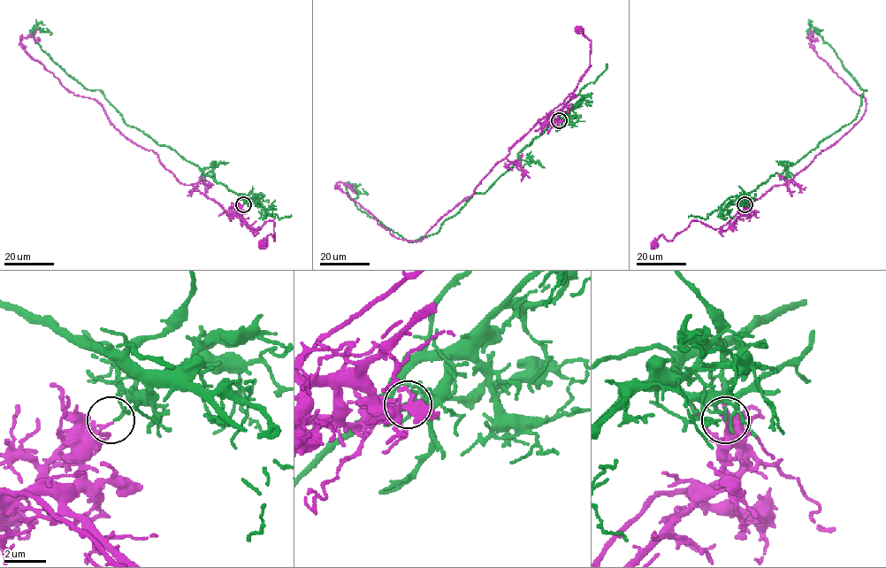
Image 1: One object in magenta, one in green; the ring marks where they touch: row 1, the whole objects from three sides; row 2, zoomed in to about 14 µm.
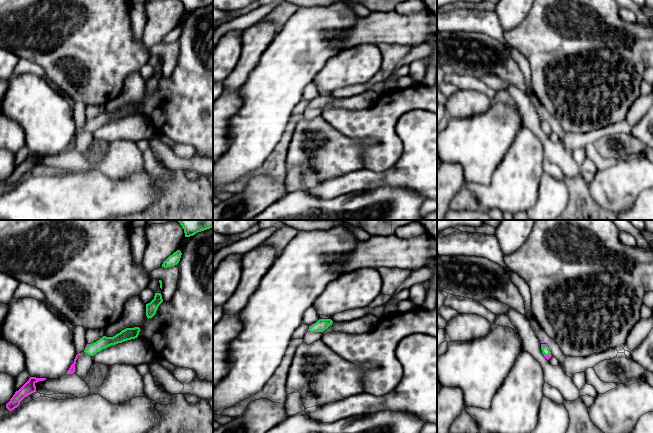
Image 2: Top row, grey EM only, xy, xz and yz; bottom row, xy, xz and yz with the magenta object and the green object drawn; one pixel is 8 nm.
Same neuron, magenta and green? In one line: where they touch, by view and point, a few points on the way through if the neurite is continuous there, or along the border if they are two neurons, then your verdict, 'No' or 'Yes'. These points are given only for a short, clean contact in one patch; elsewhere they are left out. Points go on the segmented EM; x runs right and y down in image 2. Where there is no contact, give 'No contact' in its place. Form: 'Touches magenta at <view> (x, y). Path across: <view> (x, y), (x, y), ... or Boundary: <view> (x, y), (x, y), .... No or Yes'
Touches magenta at yz (543, 345). Boundary: yz (547, 345), (544, 345), (541, 349). No

